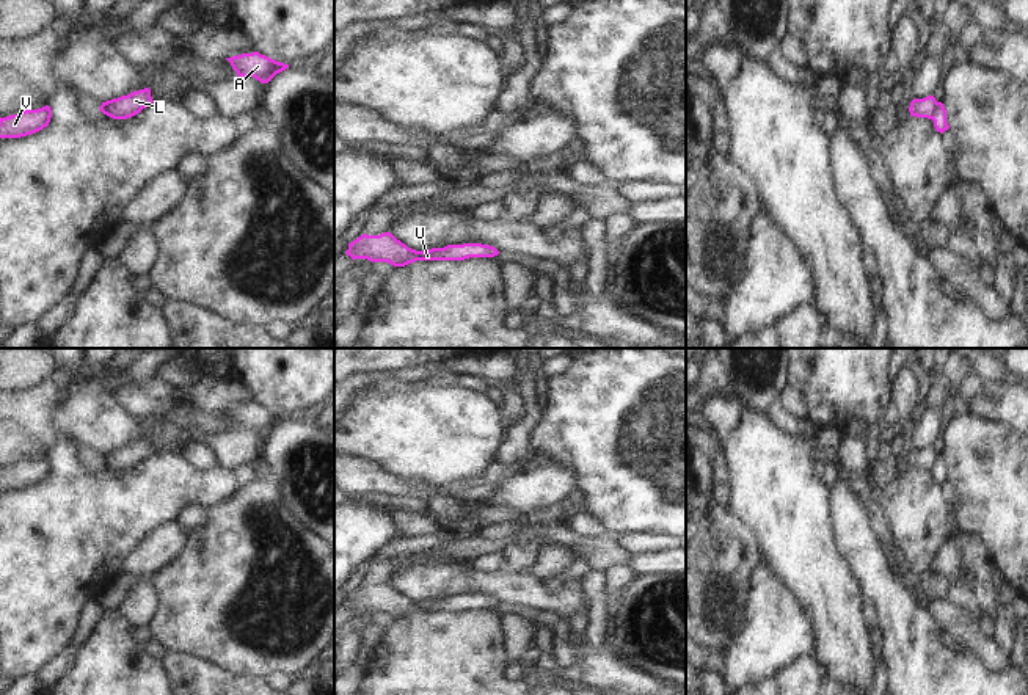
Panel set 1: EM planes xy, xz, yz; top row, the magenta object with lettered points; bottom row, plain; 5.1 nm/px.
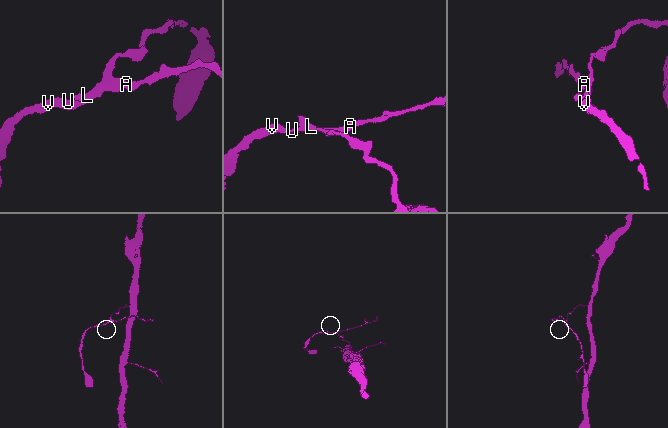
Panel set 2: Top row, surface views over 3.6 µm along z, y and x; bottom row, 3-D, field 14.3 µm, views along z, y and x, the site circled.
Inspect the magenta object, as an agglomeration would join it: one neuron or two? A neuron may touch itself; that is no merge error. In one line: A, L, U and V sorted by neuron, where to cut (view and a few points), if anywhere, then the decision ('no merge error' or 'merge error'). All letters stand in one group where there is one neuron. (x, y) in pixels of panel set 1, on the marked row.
groups A U V / L; cut yz (939, 102), (931, 118); merge error

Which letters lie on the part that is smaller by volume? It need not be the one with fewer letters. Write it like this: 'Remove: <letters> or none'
Remove: A, U, V

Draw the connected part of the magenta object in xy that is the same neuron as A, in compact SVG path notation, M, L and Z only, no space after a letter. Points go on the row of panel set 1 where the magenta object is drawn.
M259 52L242 53L226 60L239 77L254 77L261 83L268 83L276 74L289 67L289 64L275 61Z

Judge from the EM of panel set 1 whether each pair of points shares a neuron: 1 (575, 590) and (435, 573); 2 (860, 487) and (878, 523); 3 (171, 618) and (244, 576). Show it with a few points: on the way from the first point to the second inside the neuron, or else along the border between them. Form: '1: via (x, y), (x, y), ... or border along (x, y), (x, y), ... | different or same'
1: via (540, 598), (523, 589), (470, 581) | same
2: via (867, 496), (876, 513) | same
3: via (189, 618), (212, 607), (226, 593) | same

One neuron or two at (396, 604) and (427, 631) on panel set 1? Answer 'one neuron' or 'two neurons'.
two neurons

